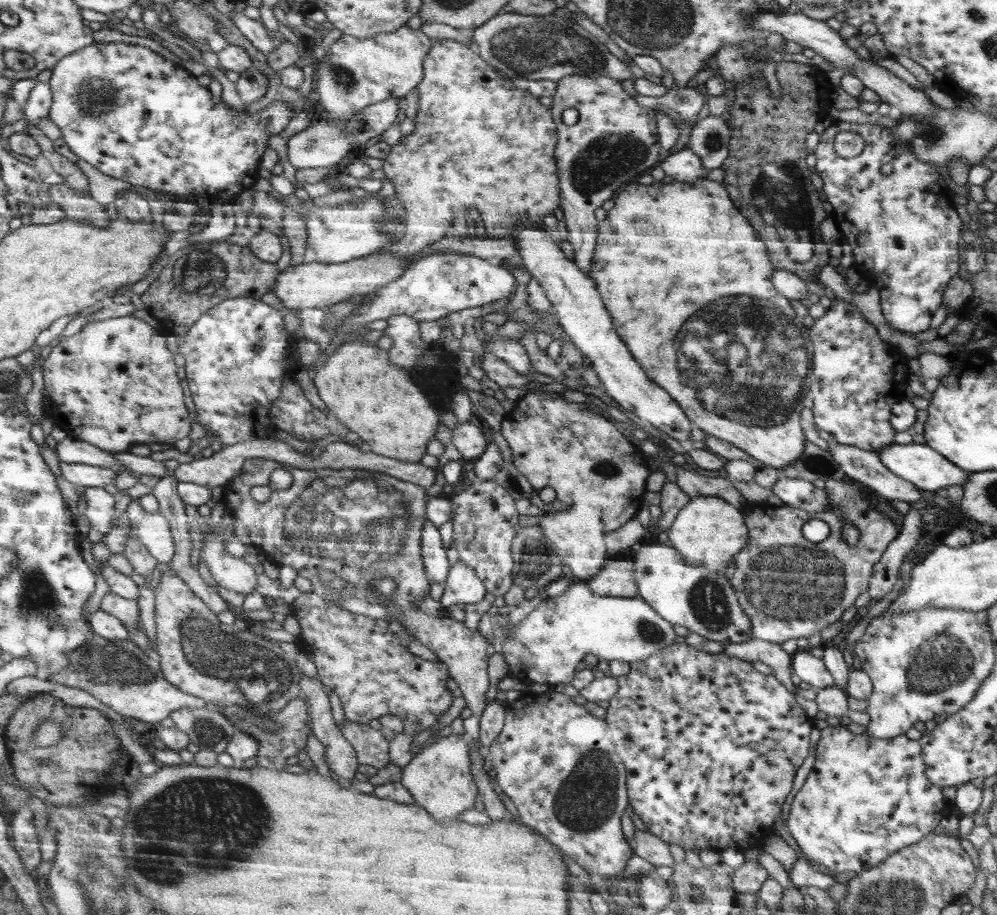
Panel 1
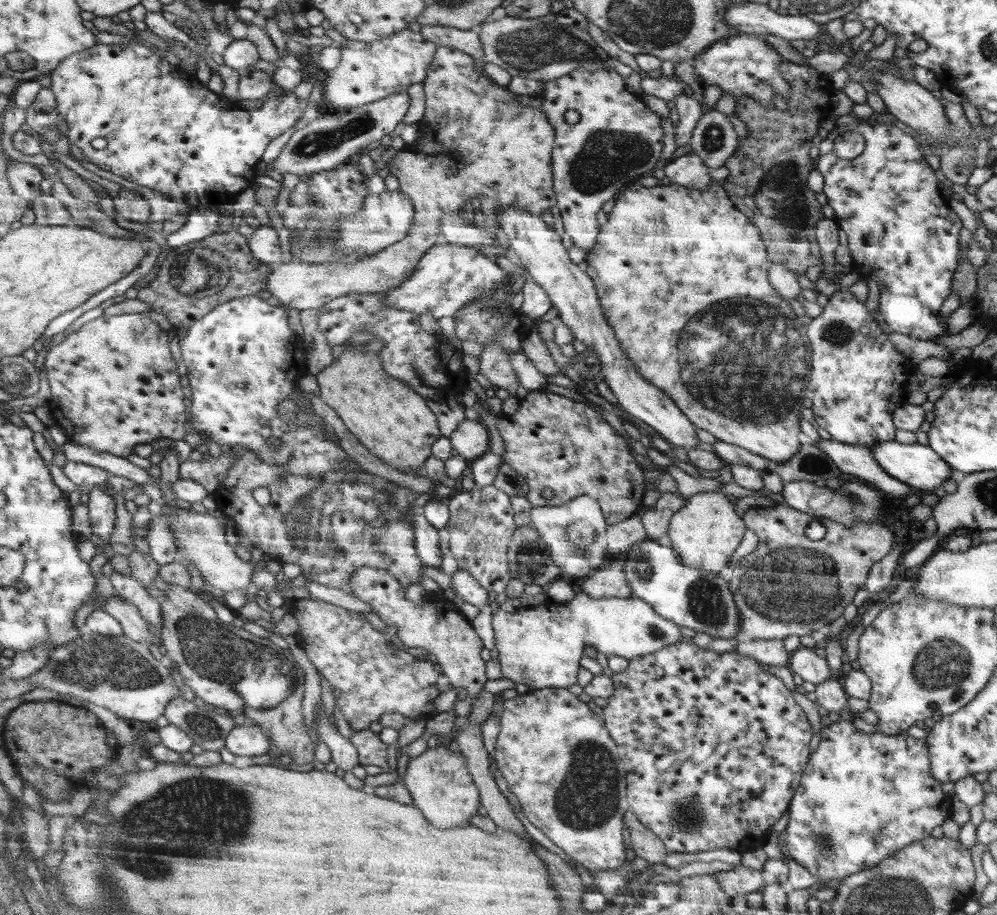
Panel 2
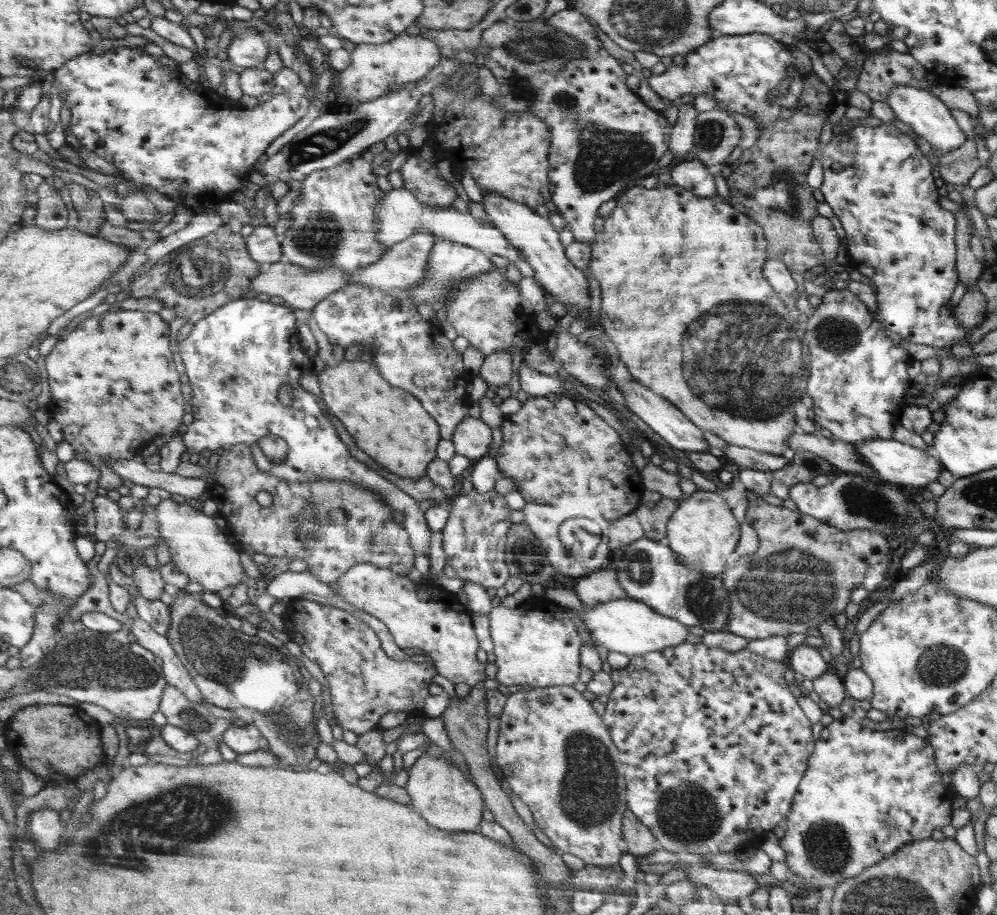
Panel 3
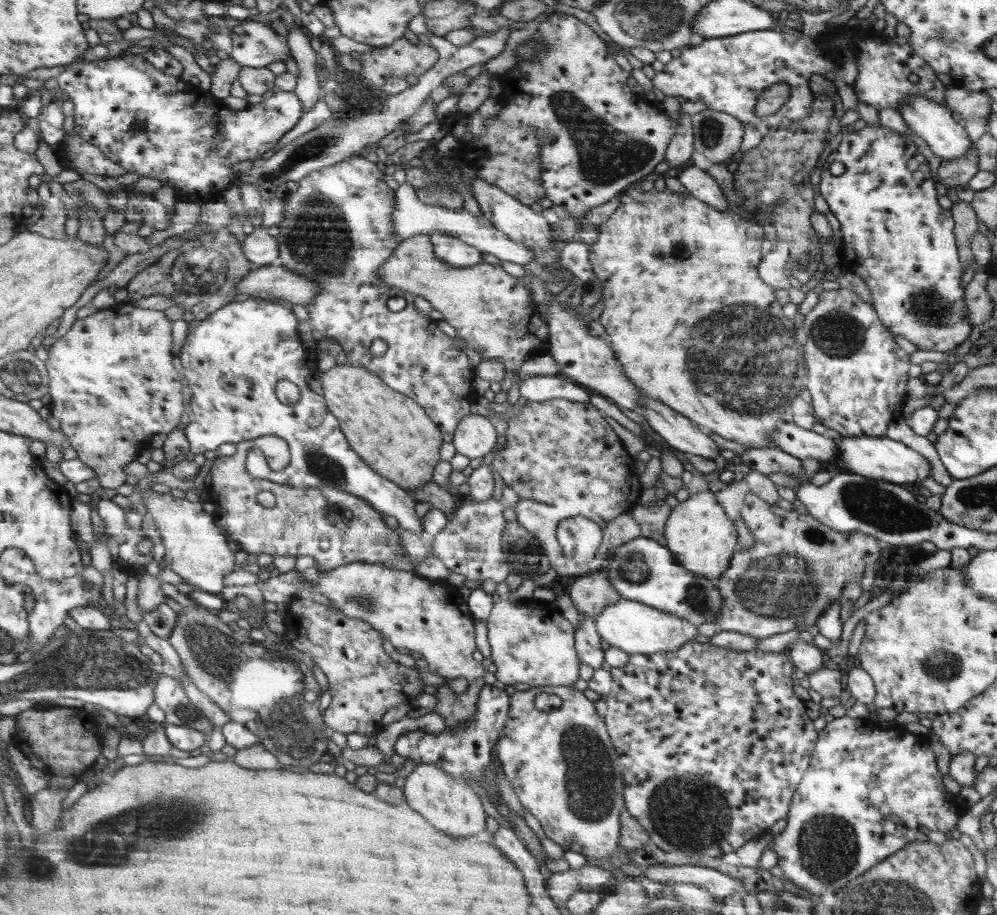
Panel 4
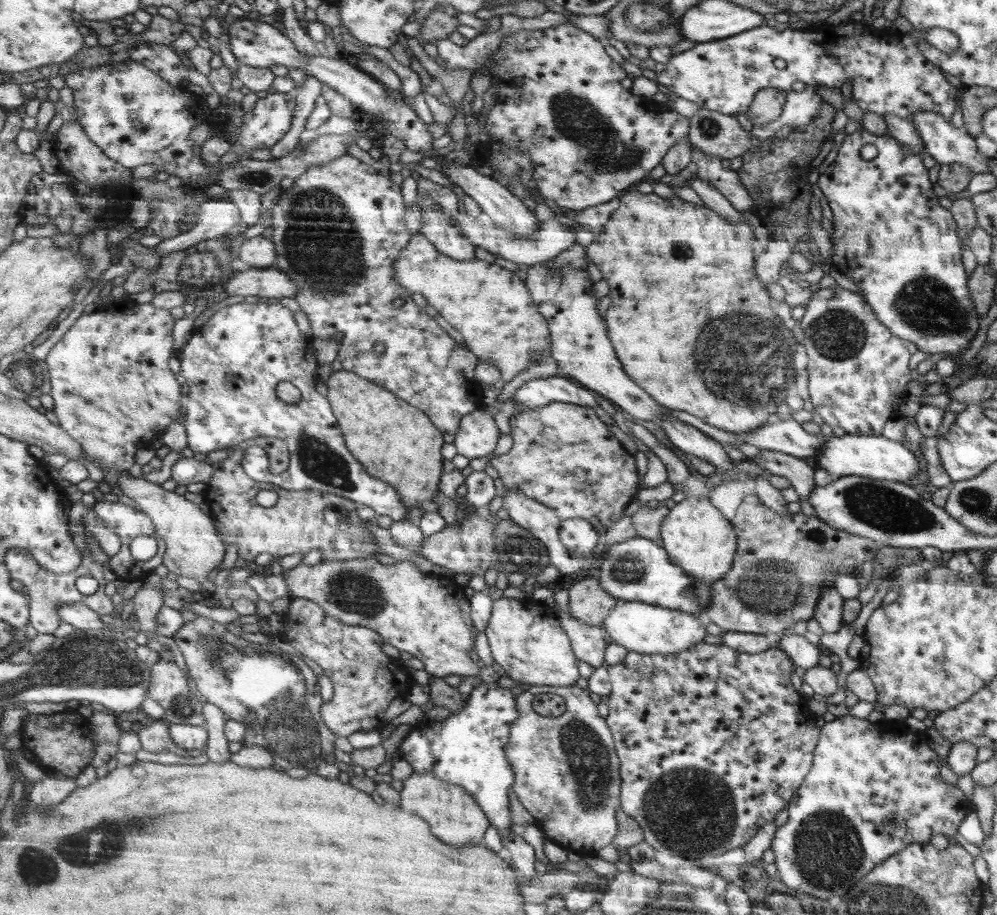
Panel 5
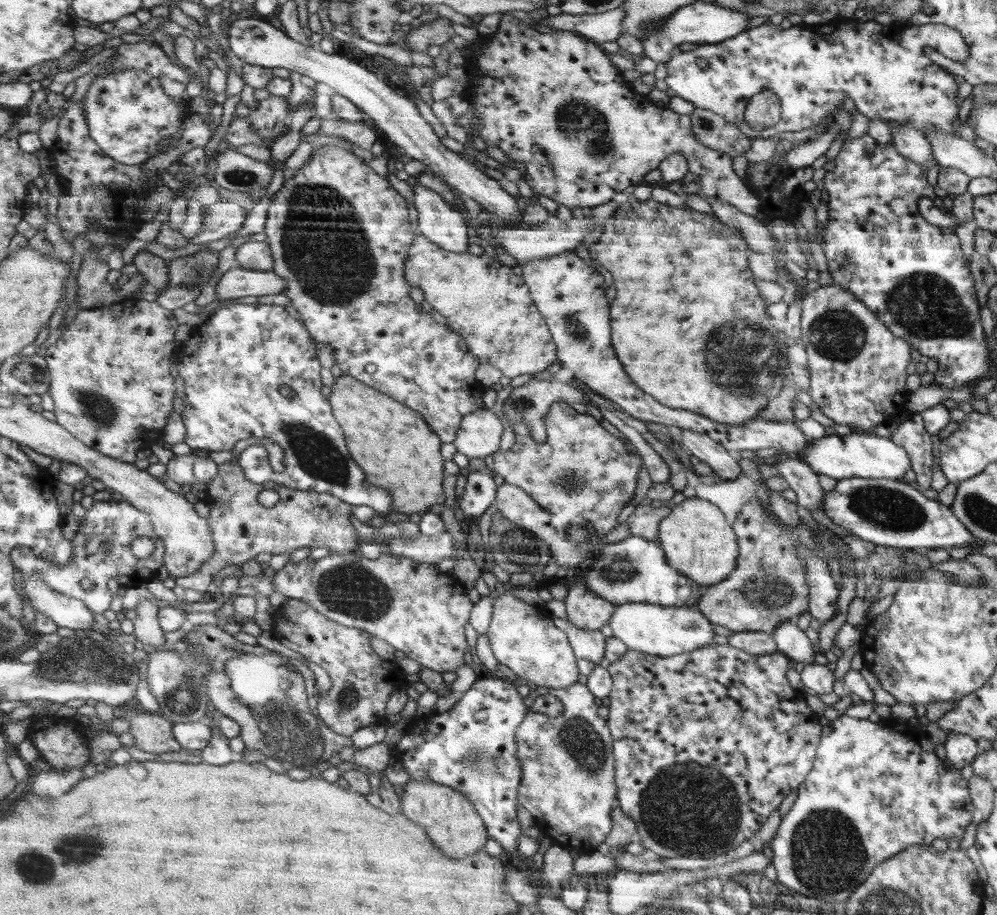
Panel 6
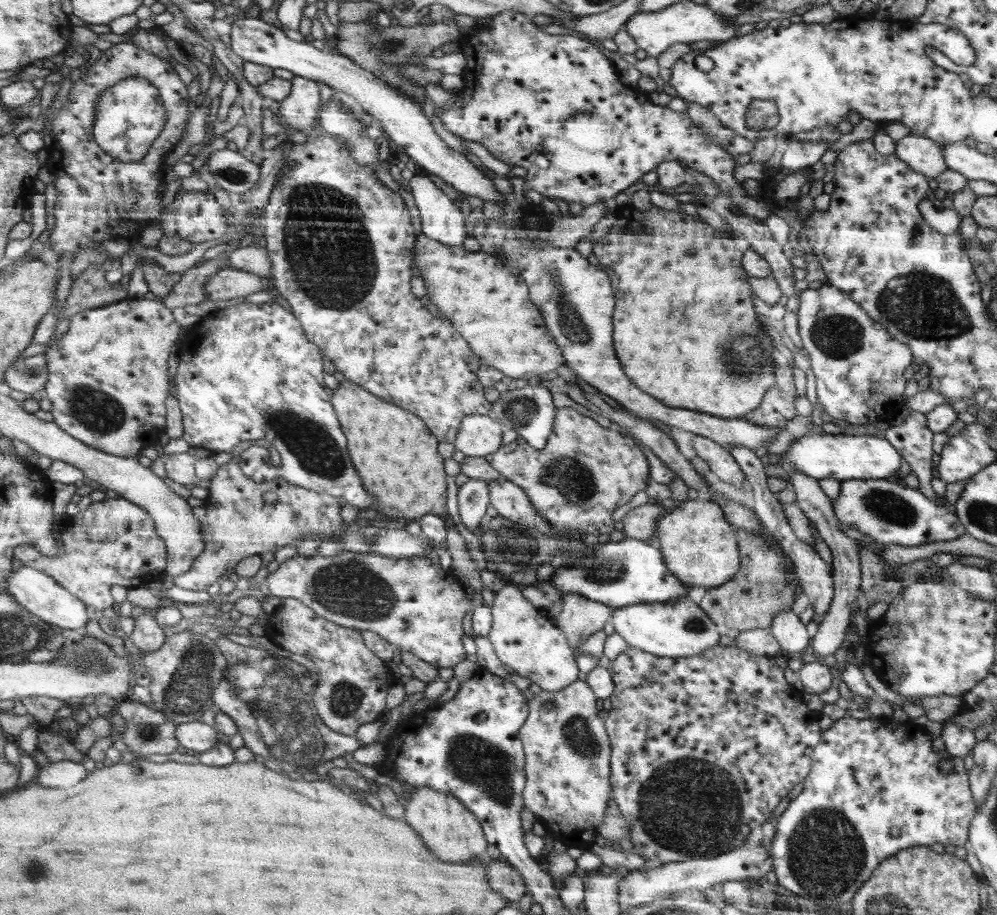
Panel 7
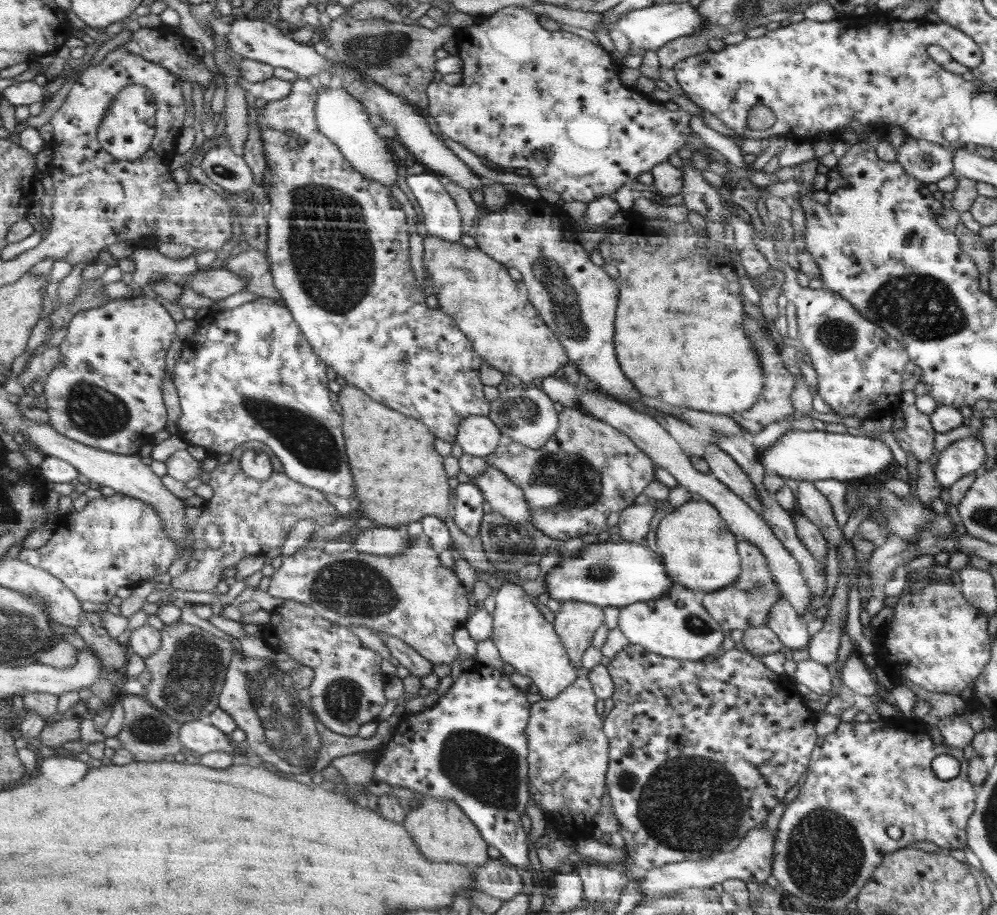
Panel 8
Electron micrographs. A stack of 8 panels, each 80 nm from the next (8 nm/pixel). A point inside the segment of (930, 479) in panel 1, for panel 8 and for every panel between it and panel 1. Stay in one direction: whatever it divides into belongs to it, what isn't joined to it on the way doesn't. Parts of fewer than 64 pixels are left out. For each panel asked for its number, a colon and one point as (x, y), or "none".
2: (920, 466)
3: (896, 462)
4: (882, 458)
5: (877, 457)
6: (865, 455)
7: (843, 457)
8: (813, 455)

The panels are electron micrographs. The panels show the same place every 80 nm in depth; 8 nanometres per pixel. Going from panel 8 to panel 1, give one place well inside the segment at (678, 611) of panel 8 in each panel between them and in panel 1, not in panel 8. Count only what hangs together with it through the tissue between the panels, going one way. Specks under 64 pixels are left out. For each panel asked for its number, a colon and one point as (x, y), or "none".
1: (545, 648)
2: (527, 648)
3: (628, 626)
4: (628, 625)
5: (639, 627)
6: (665, 631)
7: (678, 629)

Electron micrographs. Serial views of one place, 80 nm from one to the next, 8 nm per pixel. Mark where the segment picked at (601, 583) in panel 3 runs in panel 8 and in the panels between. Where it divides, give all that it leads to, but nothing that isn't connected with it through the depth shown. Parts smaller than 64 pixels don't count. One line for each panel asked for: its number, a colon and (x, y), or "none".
4: (591, 595)
5: (590, 603)
6: (584, 609)
7: (580, 617)
8: (576, 622)

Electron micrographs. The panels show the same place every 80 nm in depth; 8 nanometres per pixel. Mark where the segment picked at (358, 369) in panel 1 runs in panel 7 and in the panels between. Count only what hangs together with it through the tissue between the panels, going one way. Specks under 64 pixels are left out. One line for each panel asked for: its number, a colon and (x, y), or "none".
2: (390, 418)
3: (390, 424)
4: (392, 432)
5: (397, 441)
6: (400, 452)
7: (398, 454)

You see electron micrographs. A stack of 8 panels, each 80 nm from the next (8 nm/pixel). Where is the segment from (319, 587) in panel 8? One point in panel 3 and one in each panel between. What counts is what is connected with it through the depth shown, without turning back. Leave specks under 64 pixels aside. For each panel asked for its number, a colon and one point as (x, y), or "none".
3: (425, 616)
4: (428, 617)
5: (426, 615)
6: (411, 605)
7: (412, 603)

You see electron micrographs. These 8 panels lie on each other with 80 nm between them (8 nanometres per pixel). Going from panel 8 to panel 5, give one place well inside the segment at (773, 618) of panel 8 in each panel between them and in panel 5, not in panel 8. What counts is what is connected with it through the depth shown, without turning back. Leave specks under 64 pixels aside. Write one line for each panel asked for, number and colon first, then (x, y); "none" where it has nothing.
5: (807, 655)
6: (790, 640)
7: (791, 635)

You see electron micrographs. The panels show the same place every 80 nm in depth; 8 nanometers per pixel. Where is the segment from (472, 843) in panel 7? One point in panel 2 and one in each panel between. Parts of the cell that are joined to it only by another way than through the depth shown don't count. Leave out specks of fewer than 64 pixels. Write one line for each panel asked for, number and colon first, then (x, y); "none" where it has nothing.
2: (441, 786)
3: (438, 789)
4: (449, 804)
5: (455, 816)
6: (452, 822)

